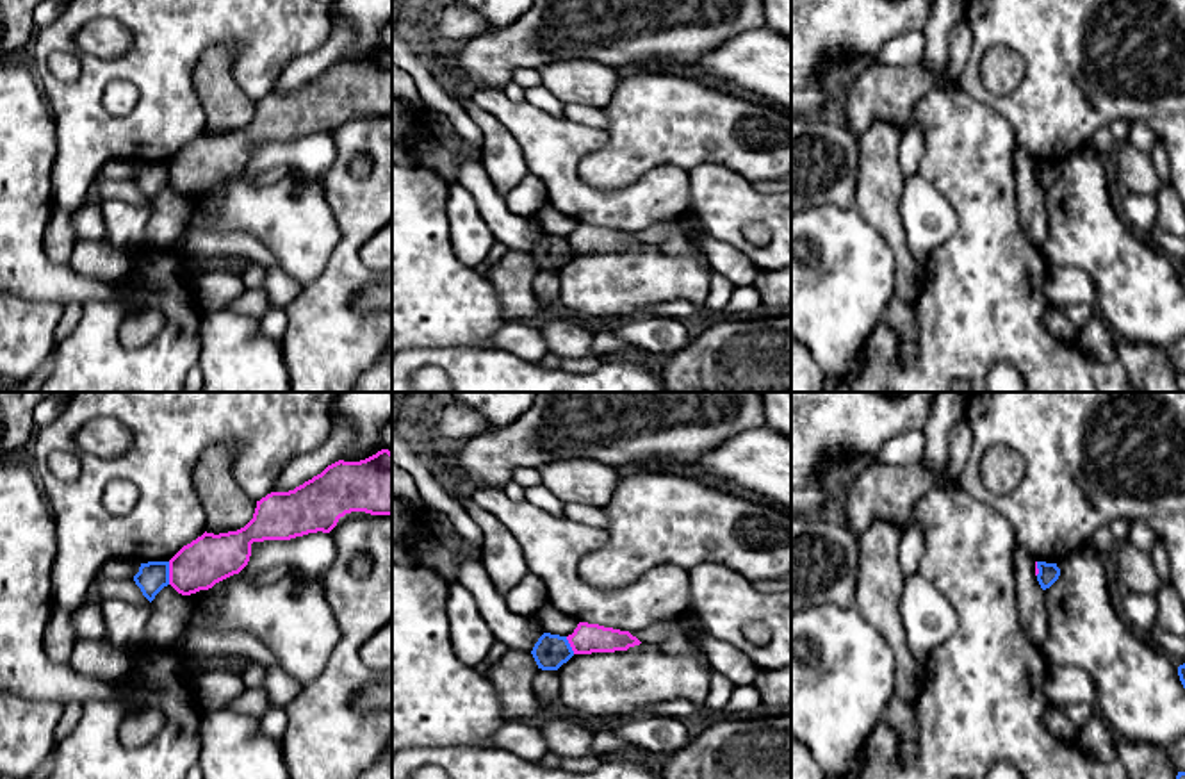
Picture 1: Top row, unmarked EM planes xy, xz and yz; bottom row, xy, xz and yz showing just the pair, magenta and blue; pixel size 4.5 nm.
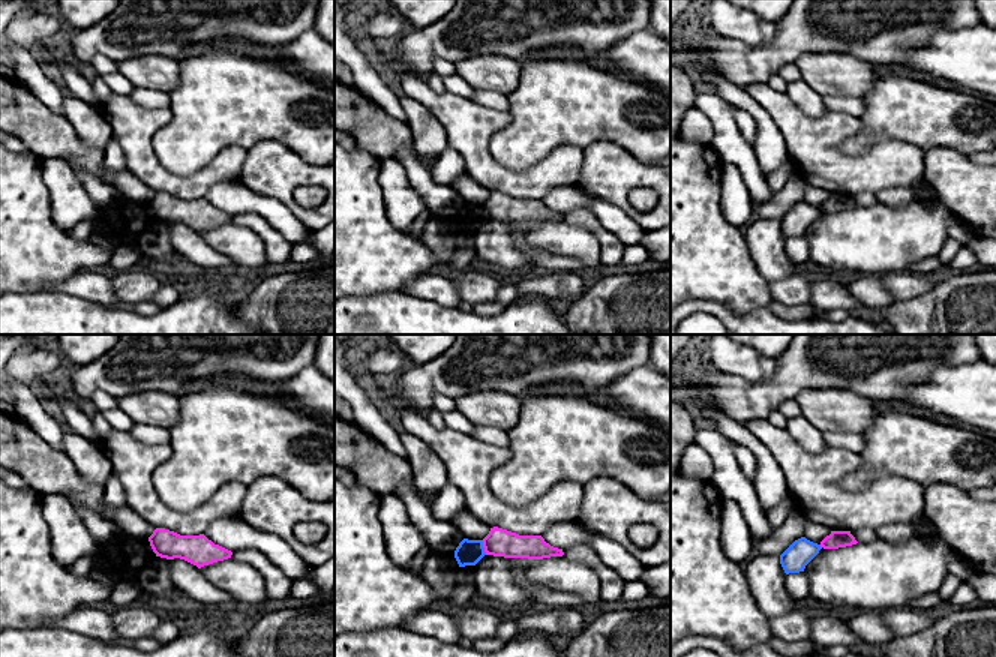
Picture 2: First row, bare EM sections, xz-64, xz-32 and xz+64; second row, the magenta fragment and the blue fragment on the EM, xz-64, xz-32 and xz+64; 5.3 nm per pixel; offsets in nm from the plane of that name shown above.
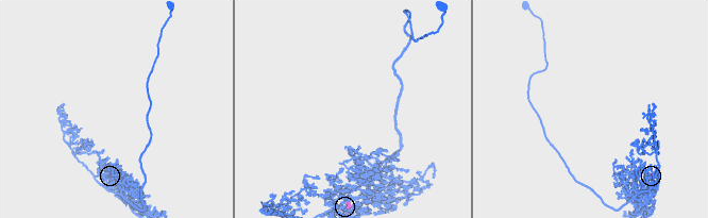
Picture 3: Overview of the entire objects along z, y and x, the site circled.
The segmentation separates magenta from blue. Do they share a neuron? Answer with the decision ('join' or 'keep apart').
keep apart

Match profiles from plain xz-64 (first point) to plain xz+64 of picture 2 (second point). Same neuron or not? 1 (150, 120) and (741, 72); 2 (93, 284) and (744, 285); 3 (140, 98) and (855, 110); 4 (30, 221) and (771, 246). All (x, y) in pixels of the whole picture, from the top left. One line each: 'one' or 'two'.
1: two
2: two
3: one
4: two

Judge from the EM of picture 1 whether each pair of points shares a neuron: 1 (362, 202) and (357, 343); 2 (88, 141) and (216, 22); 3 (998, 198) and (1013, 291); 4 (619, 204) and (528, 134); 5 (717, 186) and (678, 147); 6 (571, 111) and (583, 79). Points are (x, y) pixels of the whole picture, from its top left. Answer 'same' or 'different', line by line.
1: same
2: same
3: same
4: same
5: different
6: different

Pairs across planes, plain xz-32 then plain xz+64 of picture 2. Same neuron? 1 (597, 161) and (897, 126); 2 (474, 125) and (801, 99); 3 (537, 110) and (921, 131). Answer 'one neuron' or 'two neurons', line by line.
1: two neurons
2: two neurons
3: one neuron

